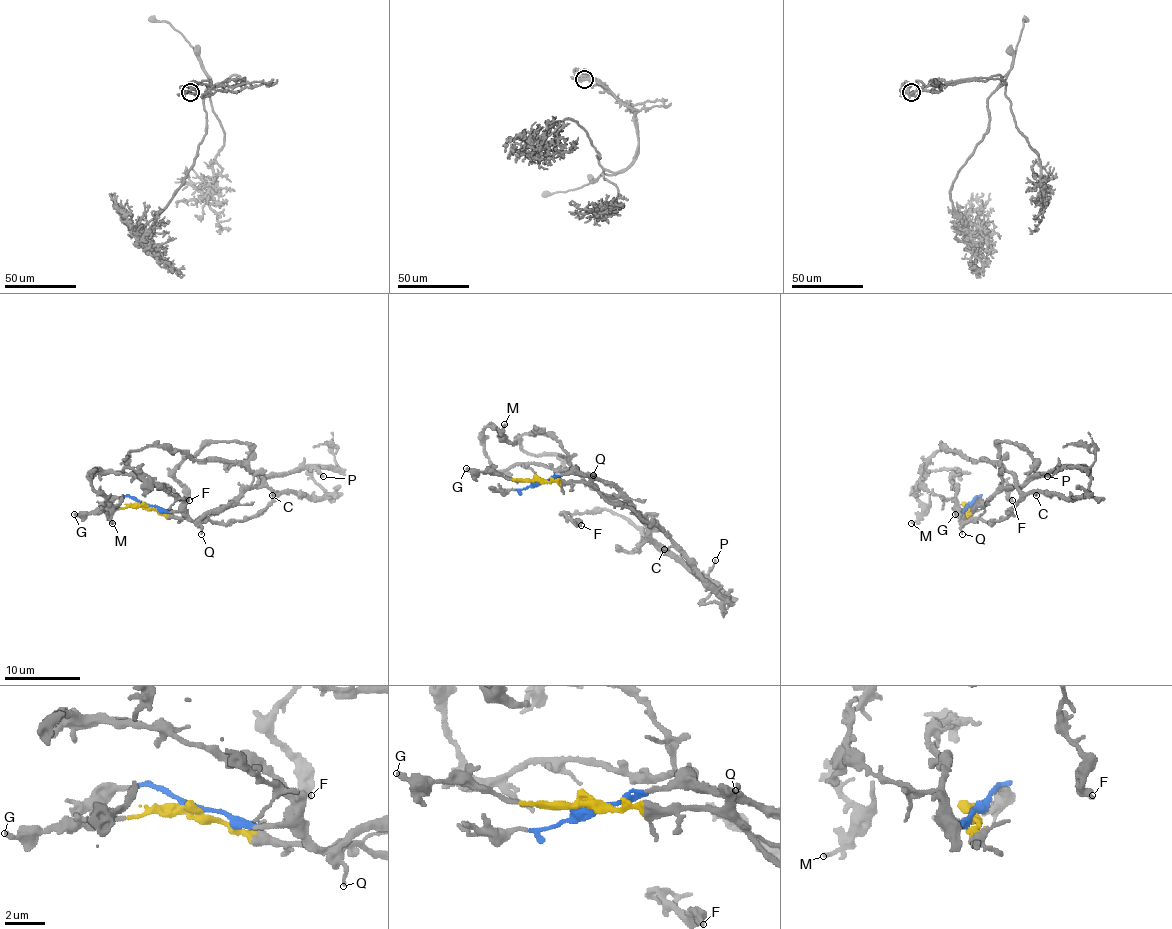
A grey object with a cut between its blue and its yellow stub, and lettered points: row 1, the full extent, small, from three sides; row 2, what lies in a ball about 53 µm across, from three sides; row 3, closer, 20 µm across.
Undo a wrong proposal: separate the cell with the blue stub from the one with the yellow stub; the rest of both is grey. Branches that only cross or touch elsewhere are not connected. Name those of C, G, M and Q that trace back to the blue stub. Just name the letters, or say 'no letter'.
M

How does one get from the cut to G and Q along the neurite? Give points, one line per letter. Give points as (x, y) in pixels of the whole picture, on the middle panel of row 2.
G: (537, 480), (505, 478), (465, 469)
Q: (537, 480), (586, 482), (593, 474)

